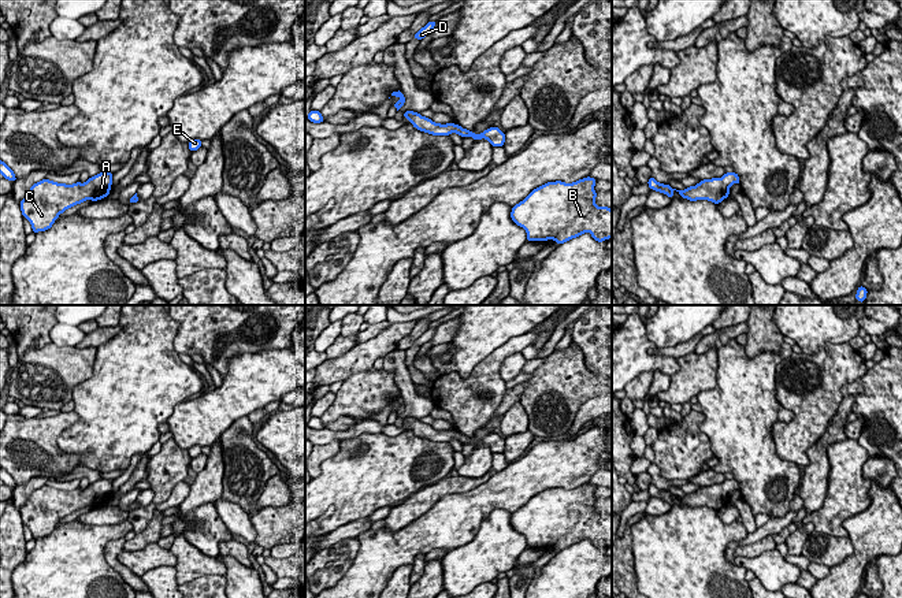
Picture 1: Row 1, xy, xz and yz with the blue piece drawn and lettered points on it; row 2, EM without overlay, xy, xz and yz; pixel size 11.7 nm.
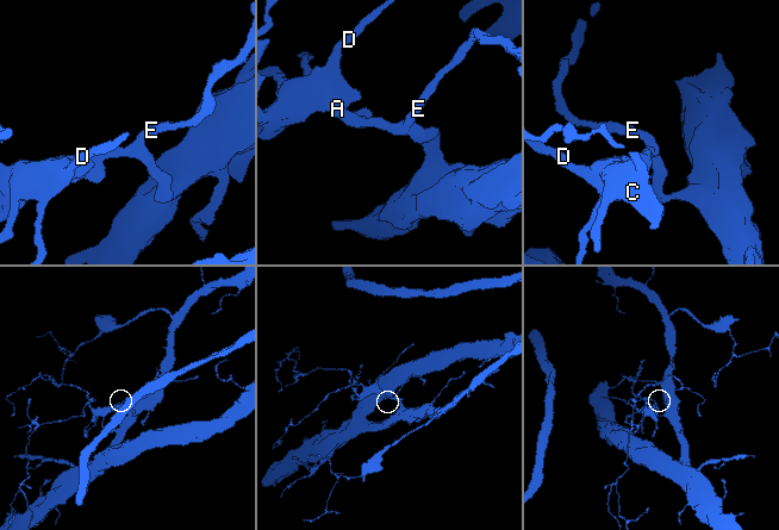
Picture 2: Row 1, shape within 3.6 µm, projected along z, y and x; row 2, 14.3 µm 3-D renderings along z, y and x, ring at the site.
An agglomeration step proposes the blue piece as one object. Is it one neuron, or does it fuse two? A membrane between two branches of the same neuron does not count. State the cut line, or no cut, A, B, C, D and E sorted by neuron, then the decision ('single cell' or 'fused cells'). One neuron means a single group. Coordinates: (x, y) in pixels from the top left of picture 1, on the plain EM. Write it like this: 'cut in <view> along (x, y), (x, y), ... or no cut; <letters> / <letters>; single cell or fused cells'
no cut; A B C D E; single cell

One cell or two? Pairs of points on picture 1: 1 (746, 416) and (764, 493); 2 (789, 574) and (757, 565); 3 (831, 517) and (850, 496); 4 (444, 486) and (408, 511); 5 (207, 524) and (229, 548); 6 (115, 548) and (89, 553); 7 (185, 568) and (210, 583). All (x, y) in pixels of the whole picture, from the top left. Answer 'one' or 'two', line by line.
1: one
2: one
3: one
4: one
5: two
6: two
7: two

